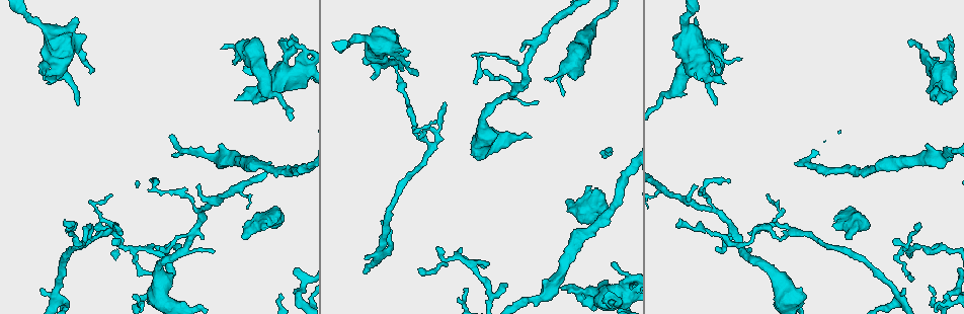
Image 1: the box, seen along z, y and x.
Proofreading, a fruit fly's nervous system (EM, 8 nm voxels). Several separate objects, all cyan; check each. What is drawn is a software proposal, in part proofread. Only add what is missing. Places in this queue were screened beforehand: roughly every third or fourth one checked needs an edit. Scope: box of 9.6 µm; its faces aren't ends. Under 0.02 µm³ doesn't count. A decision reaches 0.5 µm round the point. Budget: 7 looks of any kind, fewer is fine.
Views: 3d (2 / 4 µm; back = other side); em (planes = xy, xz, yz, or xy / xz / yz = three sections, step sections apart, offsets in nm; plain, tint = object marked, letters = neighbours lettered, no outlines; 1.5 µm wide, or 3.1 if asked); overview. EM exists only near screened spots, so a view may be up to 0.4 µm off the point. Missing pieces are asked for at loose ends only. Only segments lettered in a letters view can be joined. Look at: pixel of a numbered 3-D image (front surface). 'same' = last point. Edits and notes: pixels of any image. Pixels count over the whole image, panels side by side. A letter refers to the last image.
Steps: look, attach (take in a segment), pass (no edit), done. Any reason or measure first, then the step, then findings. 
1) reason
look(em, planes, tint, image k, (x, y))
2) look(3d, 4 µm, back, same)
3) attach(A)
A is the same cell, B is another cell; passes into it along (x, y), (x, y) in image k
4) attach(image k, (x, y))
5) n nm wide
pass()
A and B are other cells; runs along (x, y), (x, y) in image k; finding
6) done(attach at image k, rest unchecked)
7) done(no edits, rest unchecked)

branch stops here
look(em, planes, letters, image 1, (49, 84))

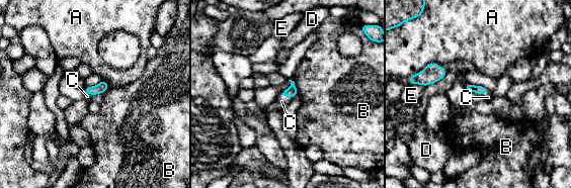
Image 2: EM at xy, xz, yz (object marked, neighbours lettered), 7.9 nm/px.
attach(C)
C is the same cell, A, B, D and E are other cells; passes into it along (291, 92), (286, 96), (281, 101) in image 2; the neuron continues

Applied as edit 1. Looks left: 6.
tapers out
look(em, planes, letters, image 1, (63, 221))

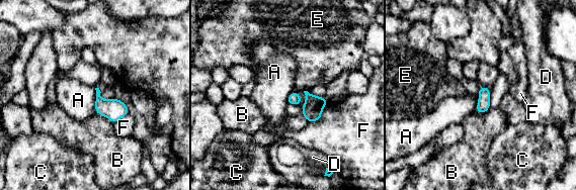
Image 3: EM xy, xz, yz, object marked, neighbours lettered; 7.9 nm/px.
90 nm wide
pass()
A, B, C, D, E and F are other cells; border along (94, 88), (96, 112) in image 3; no lettered segment goes on from it

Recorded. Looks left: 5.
an open end
look(3d, 4 µm, image 1, (725, 49))

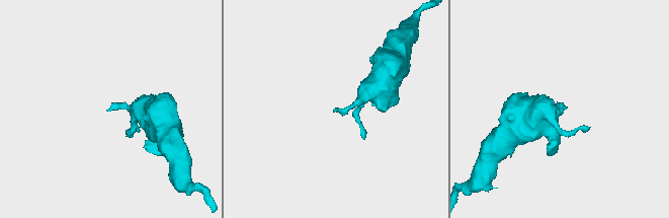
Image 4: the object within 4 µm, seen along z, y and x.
shape alone is not enough
look(em, planes, letters, image 4, (108, 110))

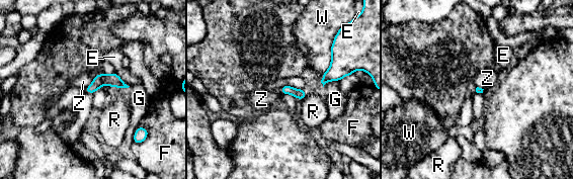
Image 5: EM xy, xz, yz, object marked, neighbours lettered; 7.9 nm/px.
pass()
E, F, G, R, W and Z are other cells; runs along (123, 85), (100, 80), (88, 90) in image 5; no lettered segment goes on from it

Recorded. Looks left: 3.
done(attach at image 2, rest unchecked)

